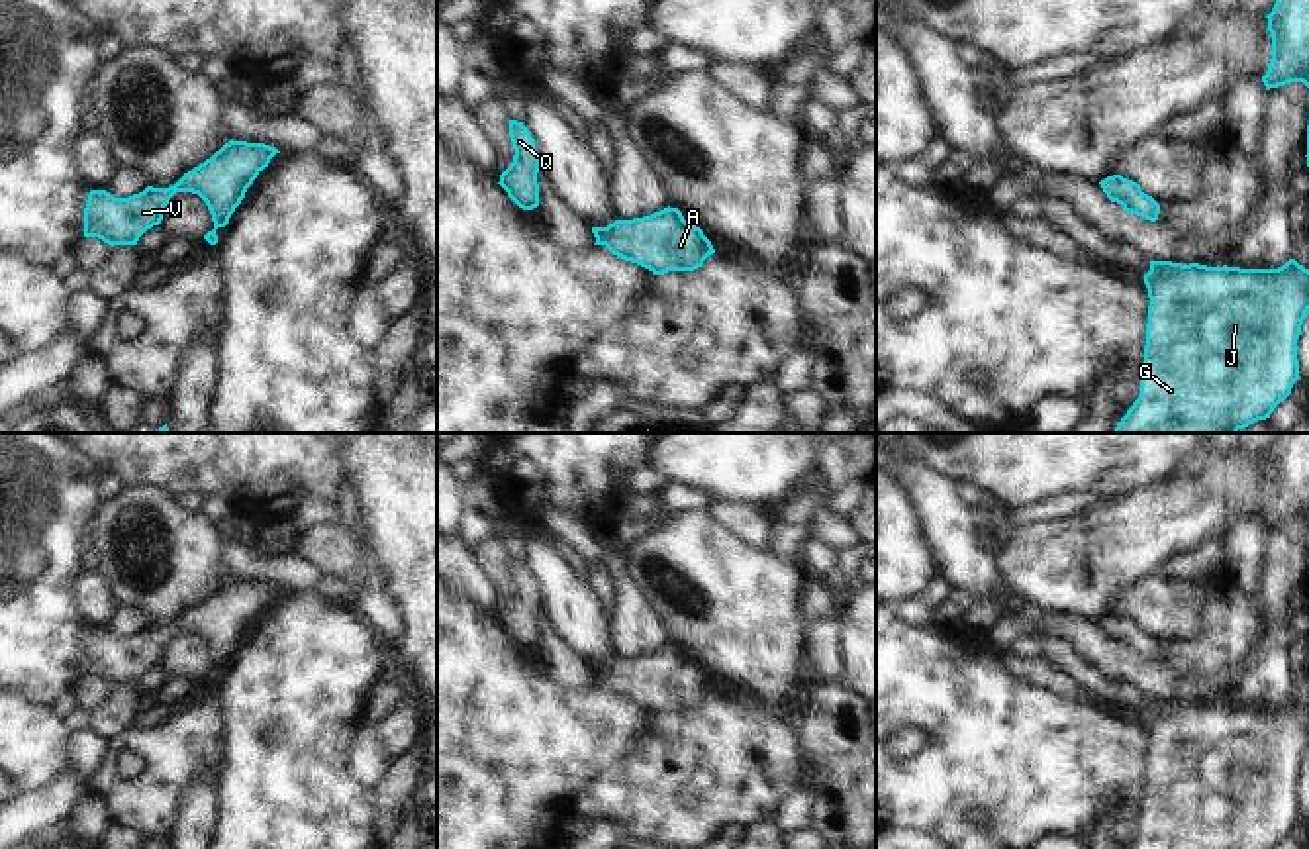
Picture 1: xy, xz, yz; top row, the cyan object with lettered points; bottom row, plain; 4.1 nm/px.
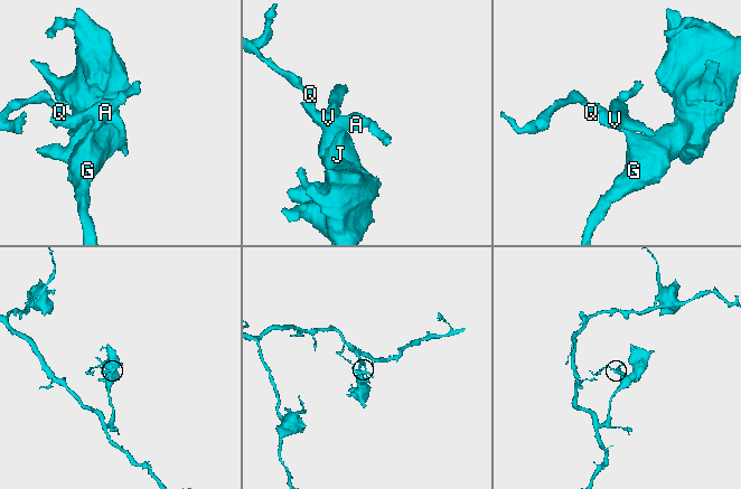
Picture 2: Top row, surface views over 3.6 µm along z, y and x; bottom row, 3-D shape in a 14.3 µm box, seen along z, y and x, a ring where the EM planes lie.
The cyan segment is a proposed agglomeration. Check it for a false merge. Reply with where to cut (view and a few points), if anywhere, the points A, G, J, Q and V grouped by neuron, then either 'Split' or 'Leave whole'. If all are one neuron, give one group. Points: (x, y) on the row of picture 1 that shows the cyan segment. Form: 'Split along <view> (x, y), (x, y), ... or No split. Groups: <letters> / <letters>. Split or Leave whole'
No split. Groups: A G J Q V. Leave whole

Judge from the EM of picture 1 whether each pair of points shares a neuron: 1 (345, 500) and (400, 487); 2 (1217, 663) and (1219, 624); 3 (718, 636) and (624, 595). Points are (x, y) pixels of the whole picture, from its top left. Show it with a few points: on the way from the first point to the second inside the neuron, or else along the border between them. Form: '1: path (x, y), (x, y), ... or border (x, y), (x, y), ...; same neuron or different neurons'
1: border (343, 477), (357, 506); different neurons
2: path (1217, 653), (1219, 634); same neuron
3: border (624, 569), (663, 626), (669, 644); different neurons

